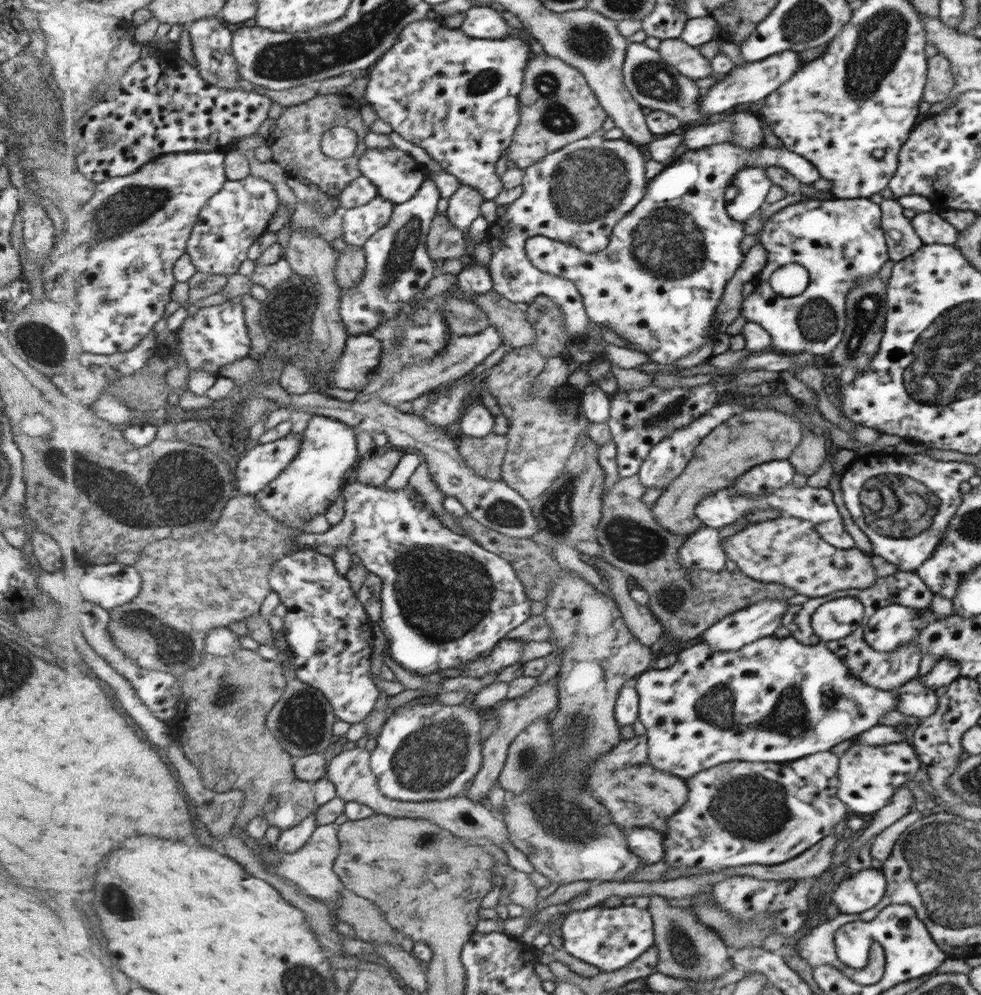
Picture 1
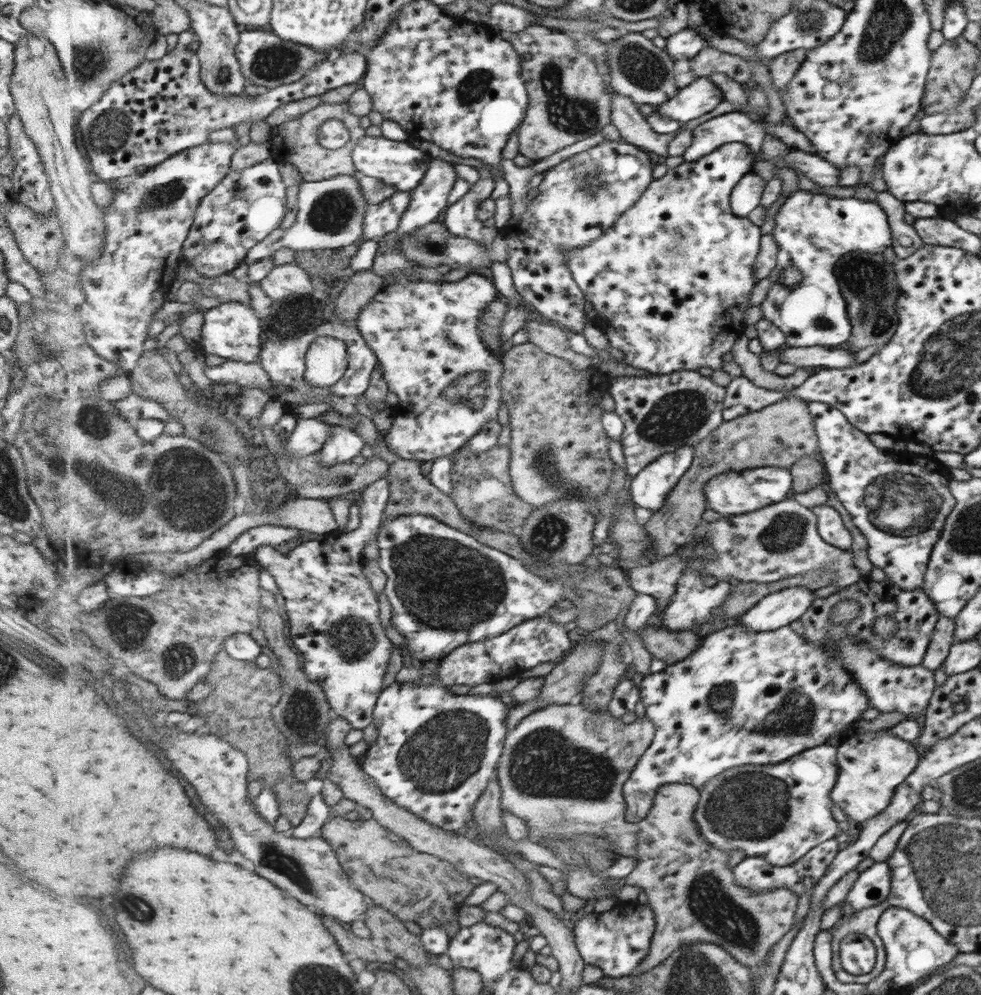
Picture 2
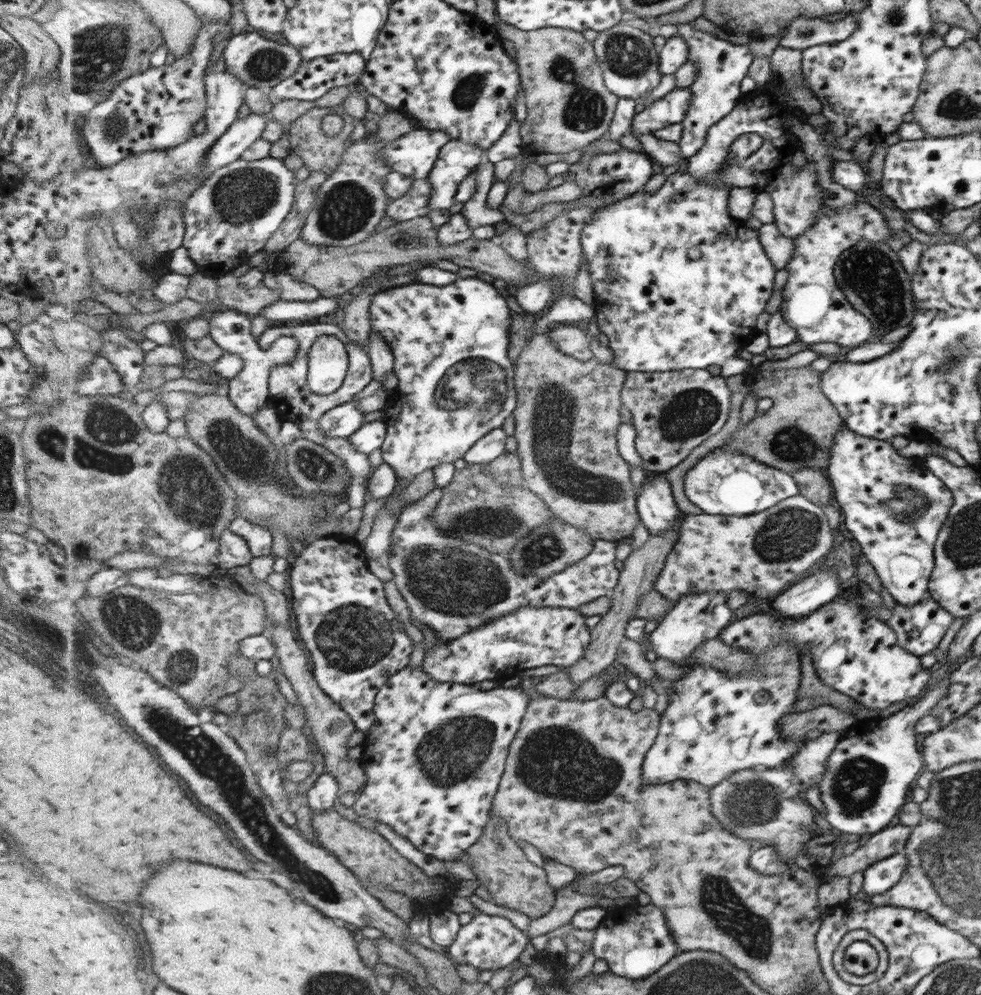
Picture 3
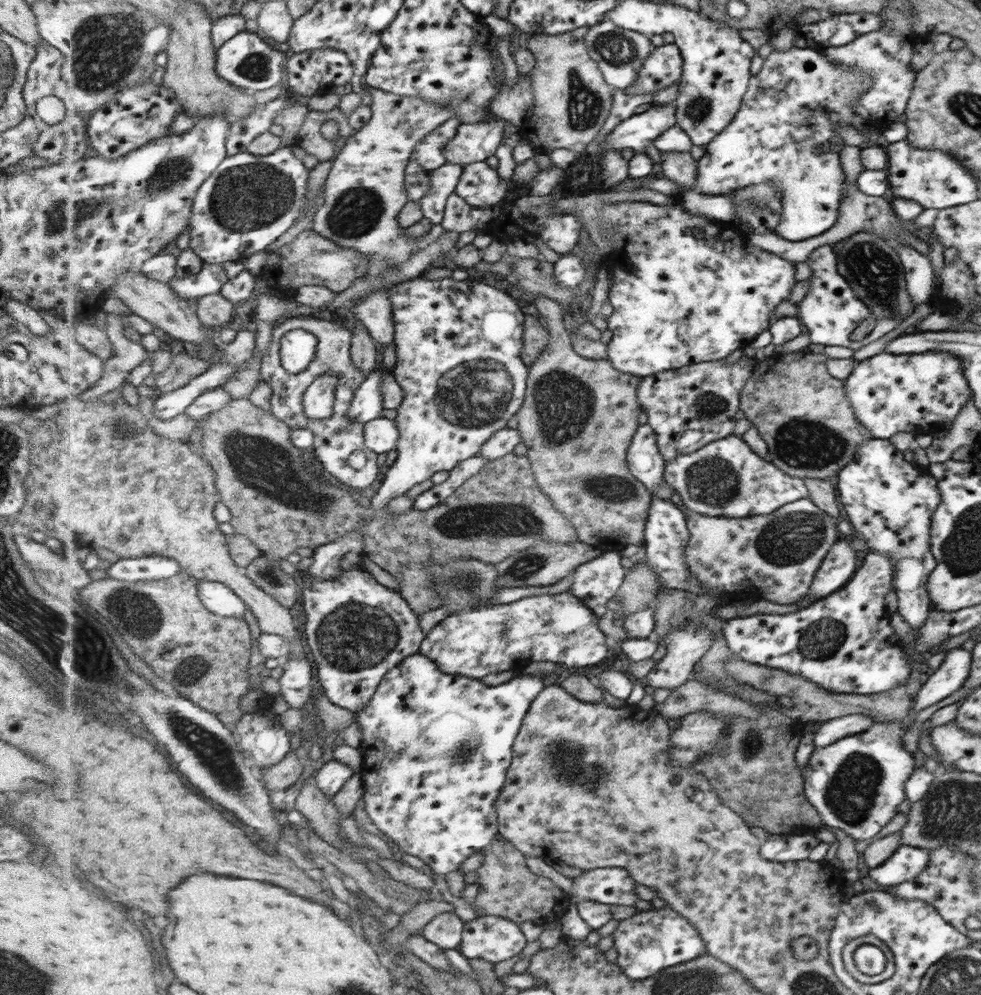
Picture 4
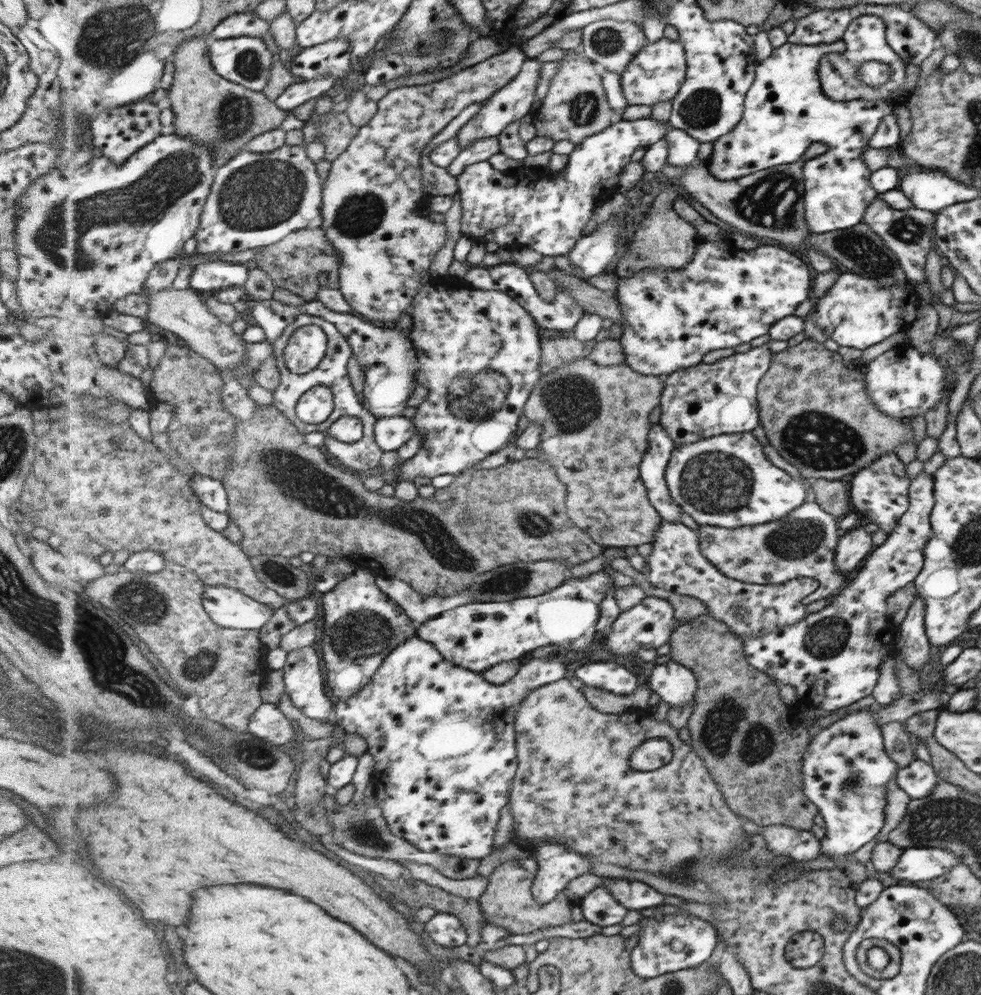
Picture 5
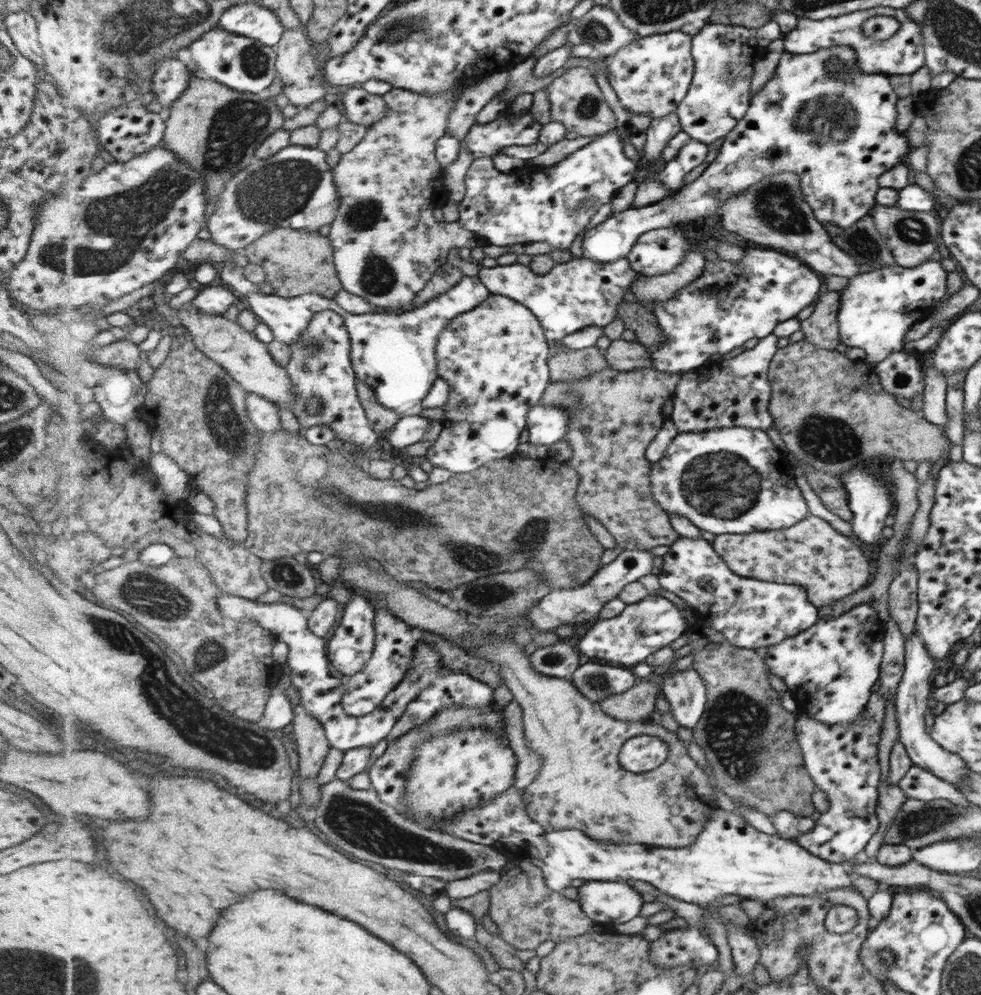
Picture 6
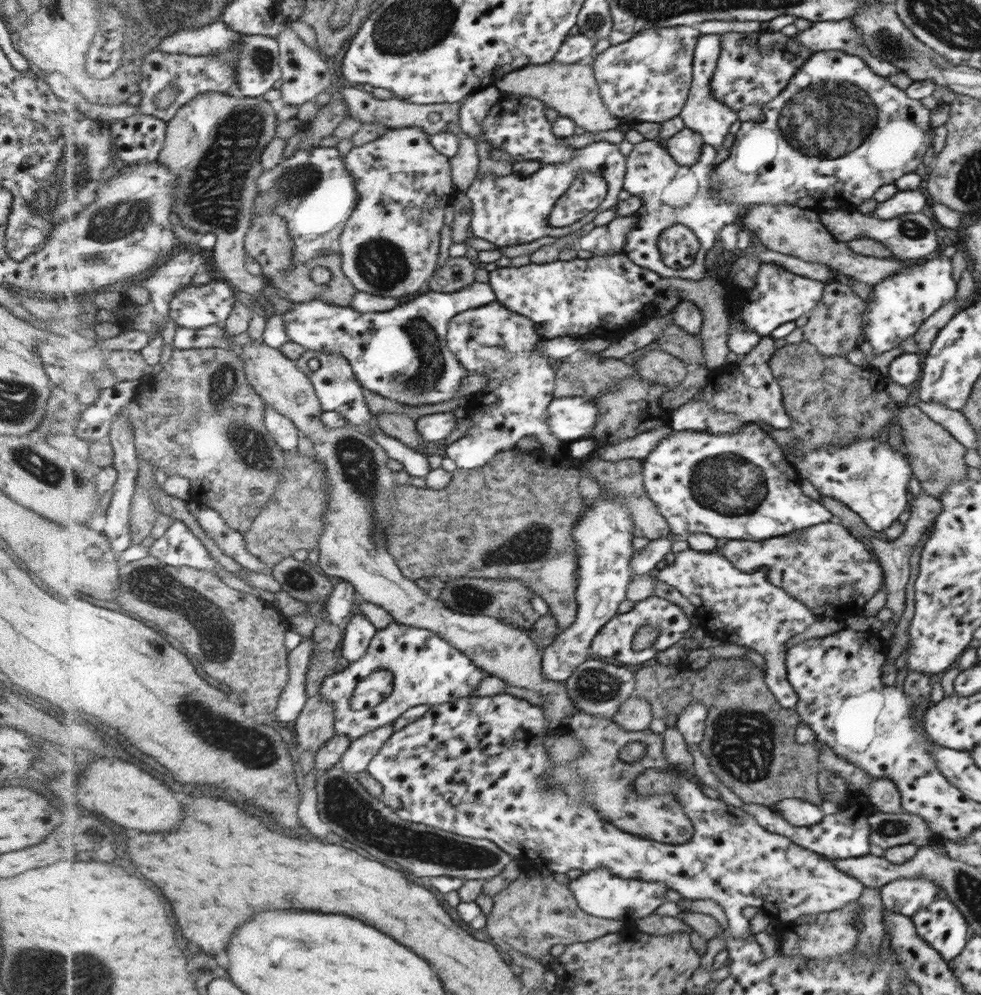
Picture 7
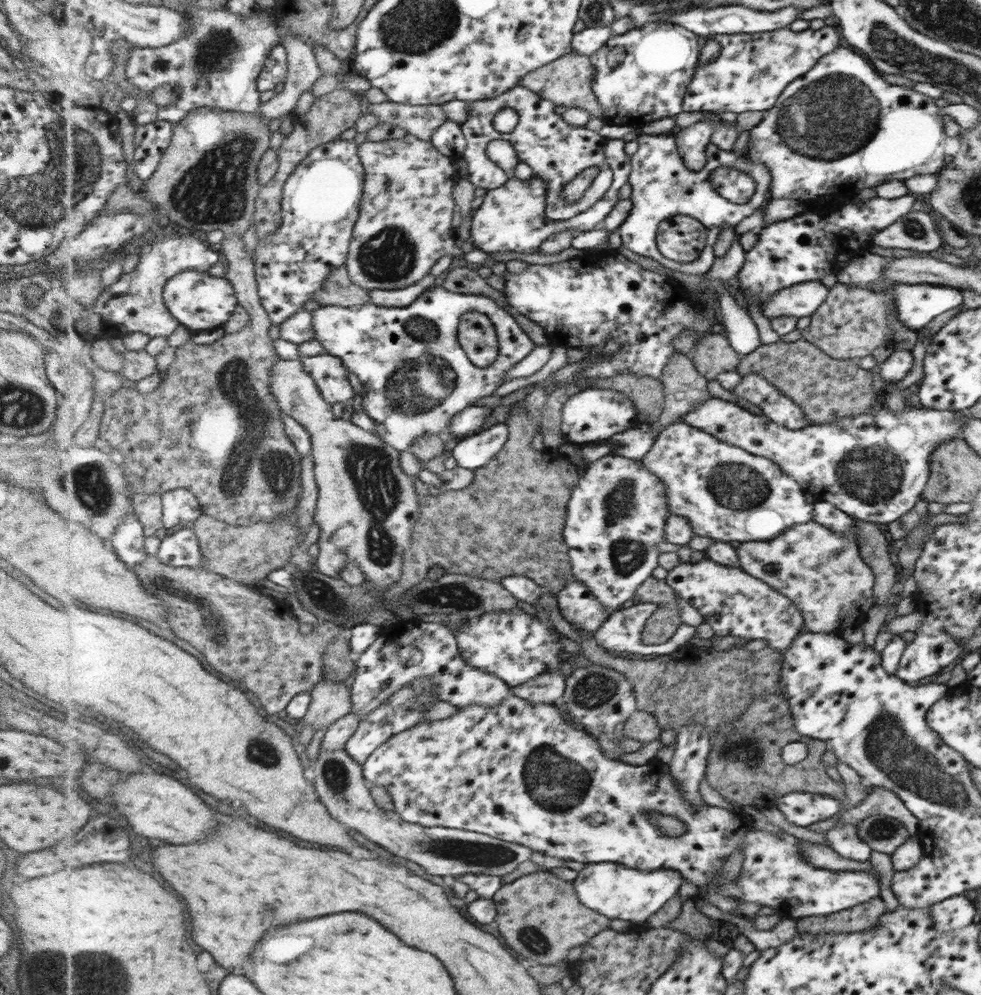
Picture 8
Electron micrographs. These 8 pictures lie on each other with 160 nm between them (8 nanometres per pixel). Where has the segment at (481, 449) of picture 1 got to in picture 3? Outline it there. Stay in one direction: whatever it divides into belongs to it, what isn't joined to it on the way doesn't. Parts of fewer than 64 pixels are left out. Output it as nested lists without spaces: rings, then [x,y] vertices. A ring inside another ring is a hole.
[[[505,452],[499,458],[487,464],[469,464],[467,468],[455,470],[455,476],[443,490],[443,498],[437,504],[434,519],[447,536],[461,538],[469,544],[477,544],[491,552],[499,553],[507,548],[513,551],[517,543],[525,536],[529,536],[532,530],[550,520],[546,511],[549,507],[545,502],[532,493],[524,484],[523,464],[517,452]]]

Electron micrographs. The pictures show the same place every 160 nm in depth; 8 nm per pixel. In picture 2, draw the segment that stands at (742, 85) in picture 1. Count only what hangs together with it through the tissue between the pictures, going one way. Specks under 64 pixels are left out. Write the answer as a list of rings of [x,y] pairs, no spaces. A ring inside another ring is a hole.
[[[699,76],[695,82],[680,89],[677,96],[657,106],[654,112],[685,123],[713,112],[723,101],[723,92],[710,77]]]

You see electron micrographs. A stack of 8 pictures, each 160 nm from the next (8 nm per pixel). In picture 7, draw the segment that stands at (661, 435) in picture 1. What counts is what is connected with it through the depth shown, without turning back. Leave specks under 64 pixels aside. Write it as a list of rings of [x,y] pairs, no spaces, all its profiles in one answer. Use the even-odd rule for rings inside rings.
[[[770,335],[761,337],[746,355],[740,356],[734,363],[710,370],[707,380],[708,390],[697,393],[693,400],[711,403],[717,412],[731,412],[731,415],[739,417],[743,423],[764,422],[773,430],[790,429],[793,424],[792,416],[787,416],[783,412],[778,382],[773,382],[775,376],[771,376],[767,368],[767,360],[773,354],[773,350],[775,348]]]

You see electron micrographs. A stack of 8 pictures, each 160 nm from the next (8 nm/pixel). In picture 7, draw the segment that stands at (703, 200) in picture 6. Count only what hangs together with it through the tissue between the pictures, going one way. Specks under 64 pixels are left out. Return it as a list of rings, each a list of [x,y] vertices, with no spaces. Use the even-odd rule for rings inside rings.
[[[839,50],[815,51],[789,78],[785,88],[775,98],[760,105],[760,109],[763,120],[740,122],[739,129],[734,134],[734,140],[728,150],[728,157],[719,164],[712,176],[712,184],[719,191],[719,197],[725,201],[753,205],[761,203],[797,205],[799,208],[815,210],[818,214],[825,212],[827,208],[852,211],[859,208],[862,202],[873,198],[877,190],[885,184],[893,184],[899,176],[905,173],[924,174],[921,156],[929,152],[929,145],[933,142],[933,135],[936,131],[929,120],[931,111],[925,108],[925,104],[921,104],[920,99],[908,98],[903,89],[897,88],[885,77],[873,74],[857,56],[851,56]],[[637,215],[616,217],[607,225],[591,229],[578,240],[576,246],[588,250],[593,256],[621,254],[637,221]]]

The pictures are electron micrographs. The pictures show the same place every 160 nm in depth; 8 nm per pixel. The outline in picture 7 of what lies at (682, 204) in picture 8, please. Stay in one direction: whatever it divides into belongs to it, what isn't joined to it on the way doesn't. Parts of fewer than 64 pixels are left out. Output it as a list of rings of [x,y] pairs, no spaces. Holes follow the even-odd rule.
[[[658,138],[644,139],[633,146],[628,154],[628,171],[624,190],[631,196],[644,200],[644,205],[635,214],[638,216],[638,221],[629,235],[624,252],[635,264],[658,272],[664,278],[698,281],[706,275],[708,268],[705,268],[705,260],[707,260],[708,252],[714,248],[718,237],[721,236],[721,230],[728,224],[740,221],[744,212],[753,205],[729,202],[719,197],[719,191],[712,184],[712,176],[719,167],[719,164],[713,163],[717,158],[718,149],[705,143],[699,160],[693,166],[683,166],[669,154],[666,143]],[[676,224],[684,224],[690,228],[701,241],[696,261],[681,270],[665,264],[659,248],[661,235]]]

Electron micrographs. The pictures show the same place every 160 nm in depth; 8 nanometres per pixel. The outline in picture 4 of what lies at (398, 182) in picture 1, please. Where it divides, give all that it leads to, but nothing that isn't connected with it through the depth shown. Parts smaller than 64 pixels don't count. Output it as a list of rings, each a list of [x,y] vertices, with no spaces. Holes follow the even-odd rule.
[[[456,117],[449,118],[439,128],[429,132],[413,150],[413,159],[425,170],[437,170],[448,162],[444,147],[457,133],[460,122]]]

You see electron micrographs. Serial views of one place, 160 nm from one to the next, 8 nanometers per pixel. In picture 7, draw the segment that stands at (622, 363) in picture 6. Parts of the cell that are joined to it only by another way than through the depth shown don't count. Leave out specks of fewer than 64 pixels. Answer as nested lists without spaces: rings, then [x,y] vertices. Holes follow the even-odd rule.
[[[659,348],[647,351],[632,364],[639,377],[667,385],[668,390],[679,386],[687,376],[687,363]]]

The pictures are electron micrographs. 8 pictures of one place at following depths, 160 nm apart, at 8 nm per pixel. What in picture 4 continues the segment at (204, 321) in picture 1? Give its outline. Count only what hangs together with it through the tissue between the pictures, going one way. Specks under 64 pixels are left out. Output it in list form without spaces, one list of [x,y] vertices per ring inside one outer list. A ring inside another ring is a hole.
[[[303,328],[286,332],[280,342],[282,365],[293,374],[307,370],[317,356],[318,344],[318,335]]]

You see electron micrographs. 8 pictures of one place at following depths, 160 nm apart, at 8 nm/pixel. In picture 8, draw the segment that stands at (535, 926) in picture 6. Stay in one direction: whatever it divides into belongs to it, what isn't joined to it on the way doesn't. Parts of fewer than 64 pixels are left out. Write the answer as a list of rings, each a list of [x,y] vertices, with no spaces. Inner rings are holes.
[[[535,872],[505,884],[494,897],[497,904],[495,923],[506,945],[523,957],[536,960],[538,964],[557,964],[567,960],[567,952],[573,947],[587,945],[595,936],[611,928],[611,919],[593,911],[581,903],[574,882],[565,882],[551,872]]]

